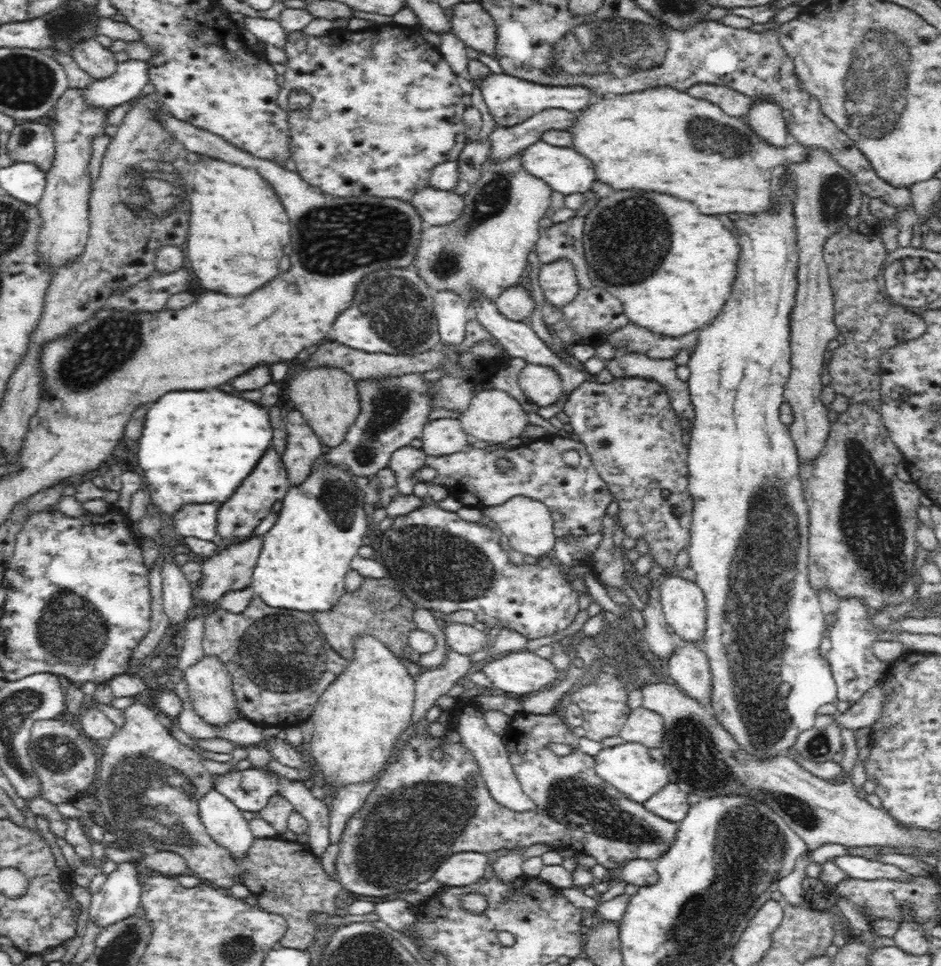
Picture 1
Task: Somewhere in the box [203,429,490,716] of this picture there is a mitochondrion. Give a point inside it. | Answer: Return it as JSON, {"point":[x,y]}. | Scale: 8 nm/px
{"point":[277,650]}

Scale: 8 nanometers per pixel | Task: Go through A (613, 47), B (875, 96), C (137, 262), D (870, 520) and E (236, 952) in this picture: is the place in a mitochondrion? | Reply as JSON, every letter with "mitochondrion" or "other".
{"A":"mitochondrion","B":"mitochondrion","C":"other","D":"mitochondrion","E":"mitochondrion"}

